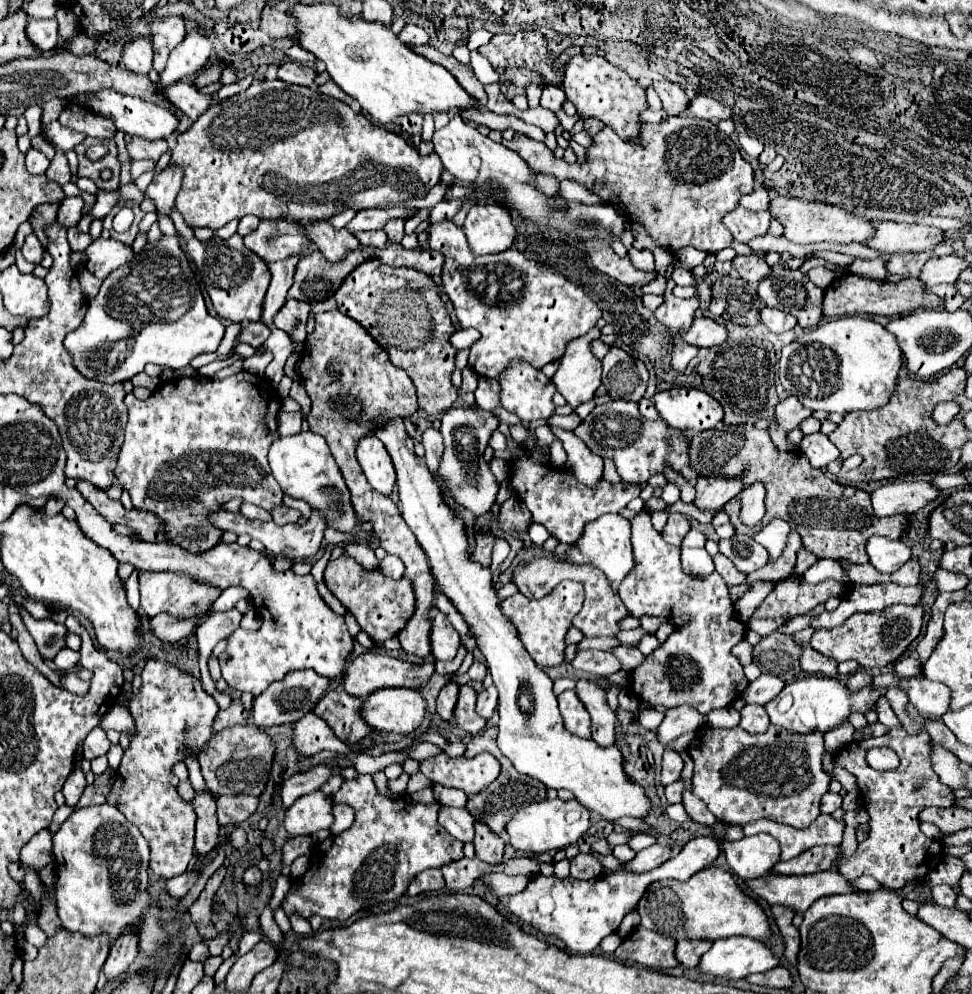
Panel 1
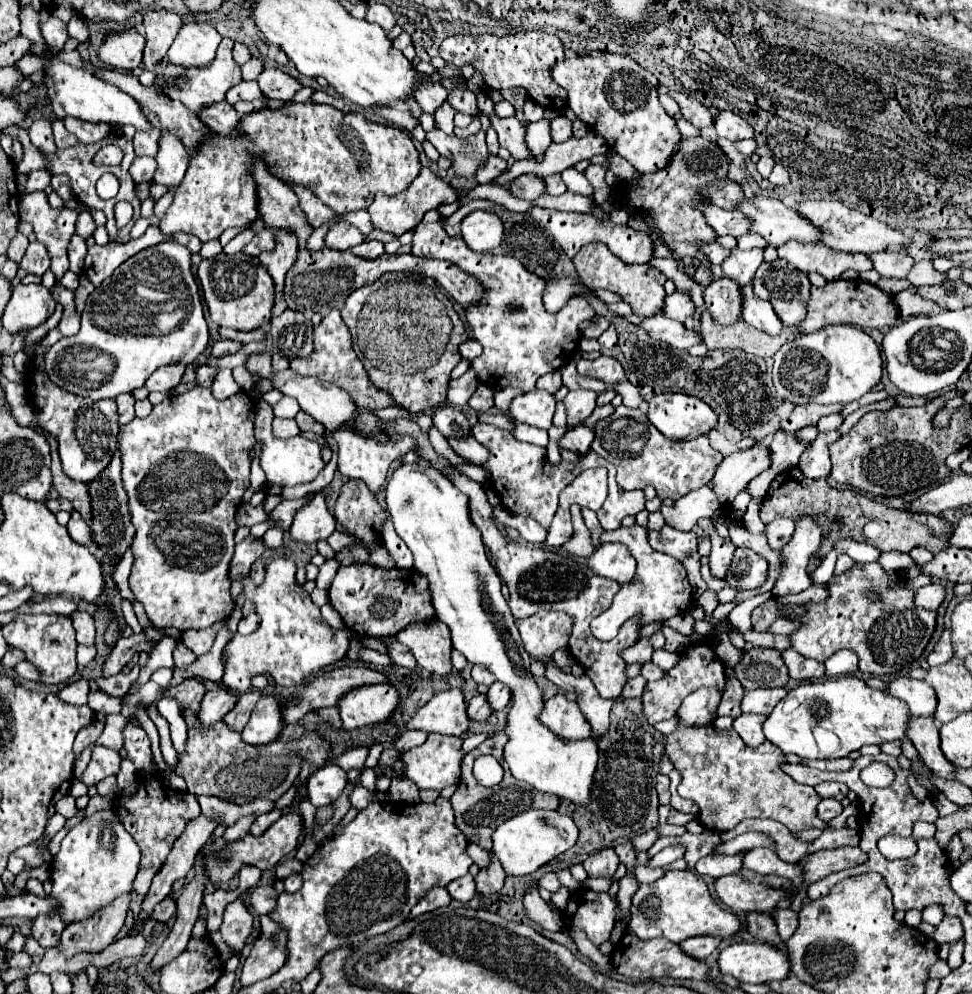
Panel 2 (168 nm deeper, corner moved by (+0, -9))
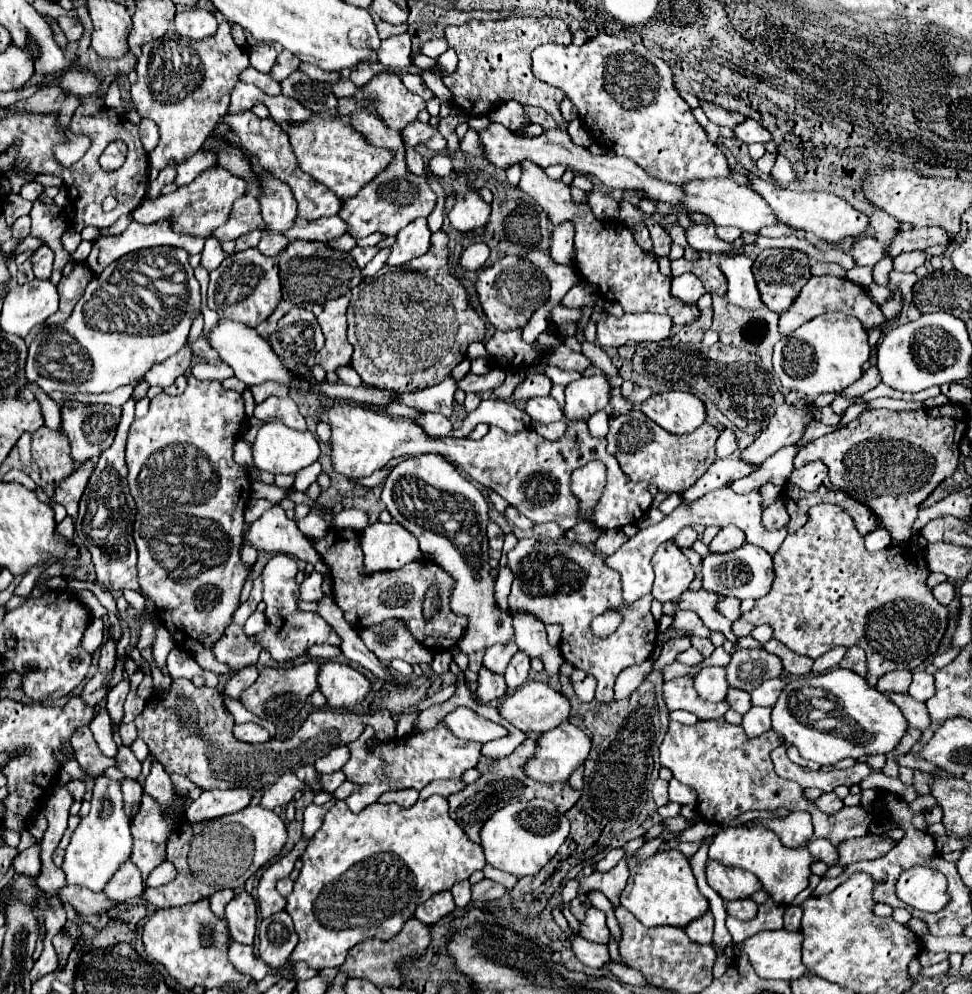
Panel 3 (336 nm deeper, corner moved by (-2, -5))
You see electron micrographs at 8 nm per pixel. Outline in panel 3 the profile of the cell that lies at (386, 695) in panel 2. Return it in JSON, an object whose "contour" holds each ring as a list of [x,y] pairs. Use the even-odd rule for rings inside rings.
{"contour":[[[321,660],[319,662],[319,674],[317,684],[323,696],[327,698],[327,704],[335,708],[353,708],[359,704],[367,692],[371,690],[369,680],[357,672],[355,668],[347,664],[339,664],[333,660]]]}

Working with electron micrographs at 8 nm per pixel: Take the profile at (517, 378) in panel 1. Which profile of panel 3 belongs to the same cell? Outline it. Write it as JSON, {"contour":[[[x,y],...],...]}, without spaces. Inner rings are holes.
{"contour":[[[551,396],[531,398],[529,404],[527,404],[527,414],[529,414],[533,420],[539,420],[539,422],[543,422],[543,424],[547,424],[547,422],[559,422],[559,420],[565,418],[561,406],[559,406],[557,400],[551,398]]]}

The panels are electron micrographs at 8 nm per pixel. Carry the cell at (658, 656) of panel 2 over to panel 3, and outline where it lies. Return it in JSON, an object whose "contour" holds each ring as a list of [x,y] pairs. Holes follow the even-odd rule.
{"contour":[[[689,648],[689,650],[685,650],[683,654],[679,654],[679,656],[677,656],[677,660],[679,660],[681,664],[695,666],[695,664],[701,664],[701,662],[703,662],[703,656],[701,656],[701,652],[699,652],[699,650]]]}

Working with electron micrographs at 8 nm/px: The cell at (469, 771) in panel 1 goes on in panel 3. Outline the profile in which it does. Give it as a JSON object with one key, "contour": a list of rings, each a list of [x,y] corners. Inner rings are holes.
{"contour":[[[437,724],[431,730],[413,732],[405,738],[379,742],[373,746],[369,744],[371,740],[373,740],[373,728],[365,728],[365,732],[355,742],[347,744],[351,758],[341,770],[345,772],[349,782],[359,786],[345,800],[351,812],[361,812],[365,806],[375,804],[379,796],[389,790],[405,790],[405,788],[421,790],[429,782],[439,778],[461,778],[463,772],[475,768],[481,758],[481,744],[453,736],[453,732],[445,724]]]}

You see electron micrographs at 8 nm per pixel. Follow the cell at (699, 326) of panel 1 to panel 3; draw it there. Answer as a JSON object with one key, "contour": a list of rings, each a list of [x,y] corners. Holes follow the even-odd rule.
{"contour":[[[607,314],[599,320],[597,342],[599,346],[623,346],[627,342],[653,342],[665,340],[671,334],[671,318],[661,314],[623,314],[615,318]]]}

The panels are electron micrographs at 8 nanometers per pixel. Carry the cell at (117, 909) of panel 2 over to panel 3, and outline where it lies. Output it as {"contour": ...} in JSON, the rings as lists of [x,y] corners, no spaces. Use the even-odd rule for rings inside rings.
{"contour":[[[131,858],[119,866],[119,870],[105,886],[105,894],[121,904],[139,898],[141,890],[143,890],[143,878],[137,866],[131,862]]]}

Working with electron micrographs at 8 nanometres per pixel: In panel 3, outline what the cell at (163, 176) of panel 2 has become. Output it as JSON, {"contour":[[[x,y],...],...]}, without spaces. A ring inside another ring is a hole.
{"contour":[[[219,24],[213,36],[203,40],[189,40],[177,36],[171,26],[163,38],[145,42],[137,58],[137,82],[131,86],[135,110],[141,118],[157,122],[161,138],[157,148],[149,154],[153,168],[163,170],[171,160],[177,164],[189,150],[201,150],[209,134],[213,134],[219,120],[225,116],[229,96],[239,80],[241,70],[249,66],[249,56],[231,38],[231,26]]]}

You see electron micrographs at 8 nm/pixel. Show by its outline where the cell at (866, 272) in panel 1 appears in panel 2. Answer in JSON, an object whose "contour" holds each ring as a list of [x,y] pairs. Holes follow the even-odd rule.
{"contour":[[[787,242],[787,246],[779,246],[777,248],[779,258],[787,260],[789,264],[793,264],[797,270],[801,272],[819,272],[825,280],[837,280],[845,270],[855,270],[855,272],[867,272],[873,268],[871,260],[865,254],[847,254],[847,252],[839,252],[833,250],[825,244],[819,246],[799,246],[799,242]]]}

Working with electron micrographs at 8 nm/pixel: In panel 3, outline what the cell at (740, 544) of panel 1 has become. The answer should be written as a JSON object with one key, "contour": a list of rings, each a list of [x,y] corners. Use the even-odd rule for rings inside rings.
{"contour":[[[743,544],[741,548],[733,550],[733,552],[725,552],[725,554],[707,554],[701,560],[701,588],[715,592],[719,596],[735,596],[739,600],[745,598],[763,598],[769,592],[769,586],[773,584],[775,578],[775,570],[773,570],[773,558],[757,546],[751,544]]]}

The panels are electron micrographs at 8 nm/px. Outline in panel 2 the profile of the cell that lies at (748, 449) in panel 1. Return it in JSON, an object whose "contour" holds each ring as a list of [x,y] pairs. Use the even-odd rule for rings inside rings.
{"contour":[[[795,466],[789,470],[783,470],[777,474],[777,478],[771,482],[769,492],[759,508],[759,518],[769,524],[773,518],[791,518],[799,520],[803,516],[809,516],[819,528],[821,528],[821,546],[819,546],[819,558],[825,560],[825,556],[833,550],[833,546],[843,538],[853,538],[857,542],[873,544],[881,552],[885,550],[899,550],[899,552],[911,552],[917,546],[923,546],[937,554],[939,550],[947,548],[951,526],[941,516],[931,514],[911,514],[907,510],[895,510],[881,502],[869,500],[863,494],[855,494],[851,490],[835,490],[827,484],[825,478],[809,480],[805,474]]]}

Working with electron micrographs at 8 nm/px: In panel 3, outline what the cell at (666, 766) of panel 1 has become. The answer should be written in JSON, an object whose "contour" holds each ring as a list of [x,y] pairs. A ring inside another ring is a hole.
{"contour":[[[657,778],[655,786],[653,786],[653,800],[655,800],[657,806],[665,806],[669,802],[669,798],[667,798],[667,786],[669,786],[667,780]]]}

